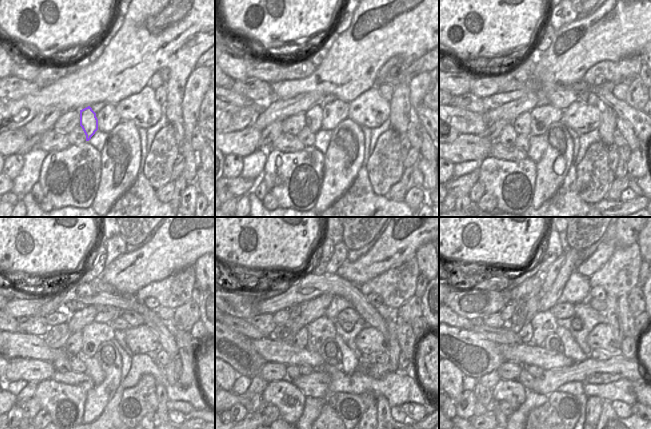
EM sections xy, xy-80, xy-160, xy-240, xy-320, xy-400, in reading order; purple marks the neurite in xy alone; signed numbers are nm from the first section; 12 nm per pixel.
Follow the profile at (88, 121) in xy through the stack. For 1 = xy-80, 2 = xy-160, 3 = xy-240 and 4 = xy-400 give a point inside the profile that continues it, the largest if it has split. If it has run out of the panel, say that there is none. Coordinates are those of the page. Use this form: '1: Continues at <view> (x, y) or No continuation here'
1: Continues at xy-80 (314, 115)
2: Continues at xy-160 (522, 124)
3: Continues at xy-240 (73, 346)
4: Continues at xy-400 (525, 333).

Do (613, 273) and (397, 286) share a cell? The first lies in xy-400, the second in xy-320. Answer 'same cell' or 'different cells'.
same cell

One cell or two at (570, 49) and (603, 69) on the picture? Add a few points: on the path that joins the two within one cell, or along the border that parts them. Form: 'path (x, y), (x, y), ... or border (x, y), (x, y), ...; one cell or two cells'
border (617, 61), (599, 61), (582, 78); two cells

